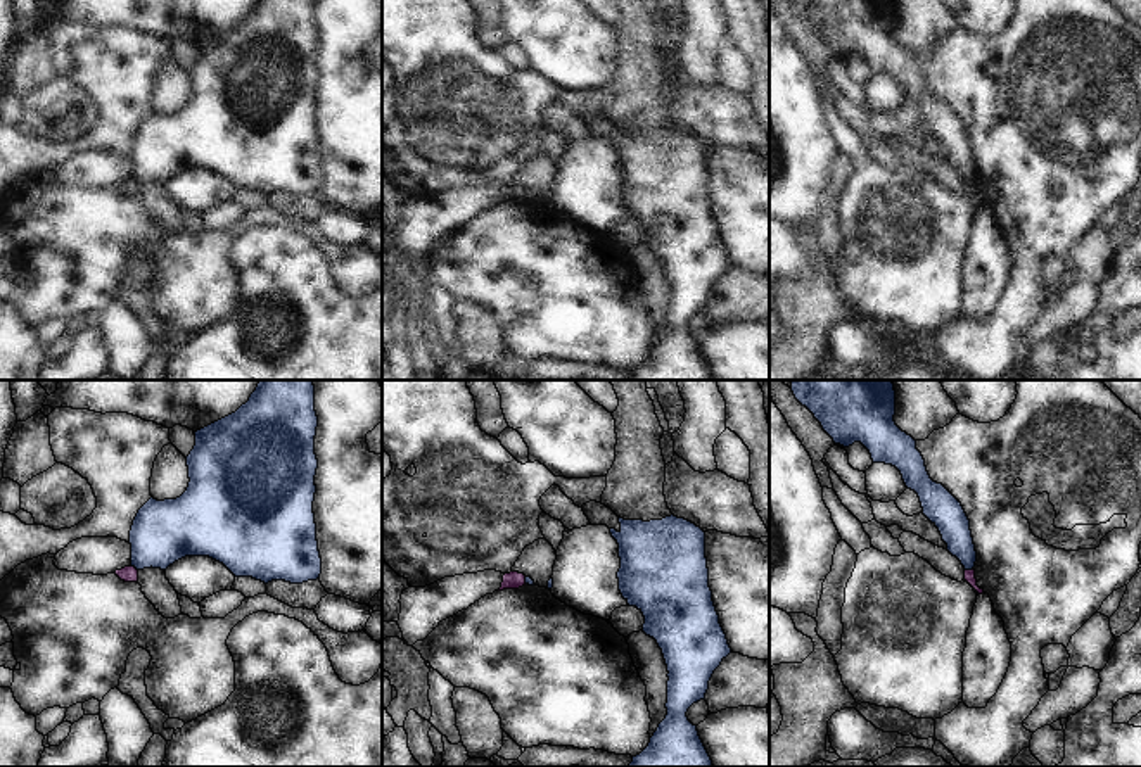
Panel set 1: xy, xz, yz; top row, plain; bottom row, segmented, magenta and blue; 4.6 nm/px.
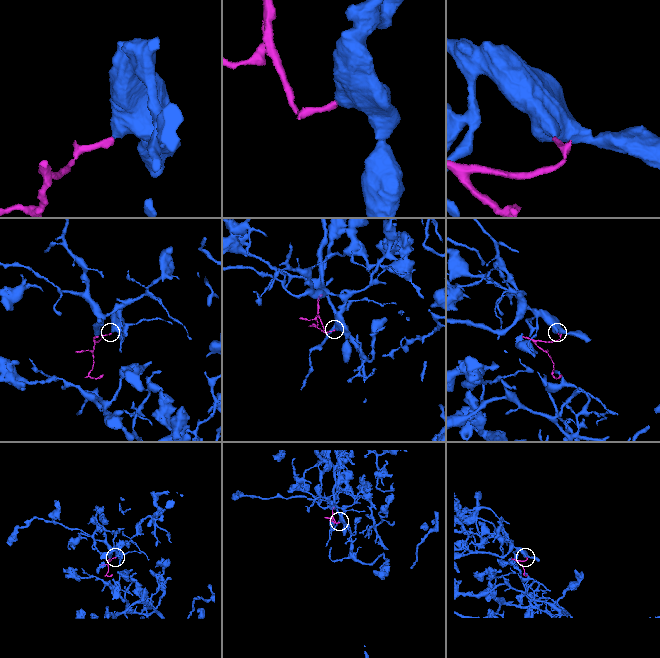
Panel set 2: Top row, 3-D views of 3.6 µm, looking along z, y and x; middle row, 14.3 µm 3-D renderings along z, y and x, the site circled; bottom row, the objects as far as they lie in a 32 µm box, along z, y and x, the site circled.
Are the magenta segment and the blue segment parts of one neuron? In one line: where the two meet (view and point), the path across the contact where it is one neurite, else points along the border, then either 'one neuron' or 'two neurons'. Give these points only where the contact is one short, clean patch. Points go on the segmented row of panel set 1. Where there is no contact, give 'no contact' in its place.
meets magenta in yz at (968, 570); border along yz (972, 567), (965, 570); two neurons

